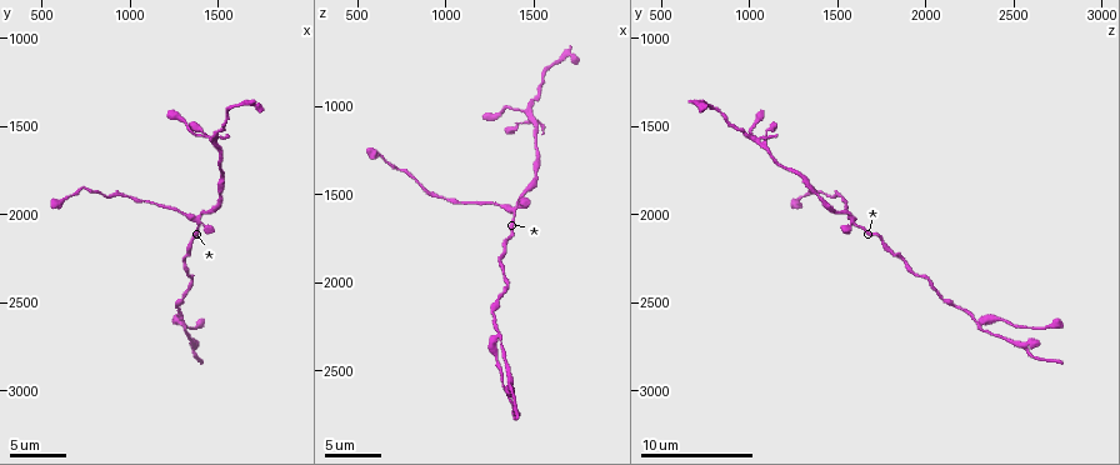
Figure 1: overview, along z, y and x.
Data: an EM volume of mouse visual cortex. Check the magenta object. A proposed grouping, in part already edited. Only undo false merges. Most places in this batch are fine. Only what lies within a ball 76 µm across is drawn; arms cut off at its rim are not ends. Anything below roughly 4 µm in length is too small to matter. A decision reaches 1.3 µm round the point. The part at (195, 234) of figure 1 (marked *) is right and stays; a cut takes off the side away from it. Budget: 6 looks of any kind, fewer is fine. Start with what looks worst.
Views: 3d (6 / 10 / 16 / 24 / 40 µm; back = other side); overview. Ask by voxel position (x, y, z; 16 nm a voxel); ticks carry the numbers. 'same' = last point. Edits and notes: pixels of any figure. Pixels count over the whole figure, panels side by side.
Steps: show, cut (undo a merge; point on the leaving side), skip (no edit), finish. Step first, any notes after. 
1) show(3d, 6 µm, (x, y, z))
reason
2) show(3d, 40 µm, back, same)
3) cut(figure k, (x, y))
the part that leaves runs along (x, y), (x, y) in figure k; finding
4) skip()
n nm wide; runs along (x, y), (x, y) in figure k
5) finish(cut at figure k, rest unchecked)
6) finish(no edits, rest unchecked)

show(3d, 6 µm, (1380, 2020, 1560))
four arms meet

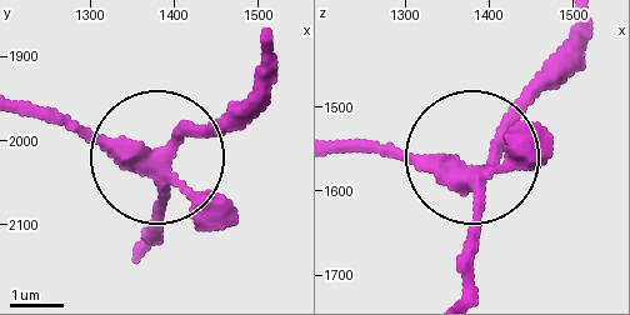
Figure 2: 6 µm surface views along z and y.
skip()
side arm 16 µm; runs along (466, 249), (480, 185), (466, 163), (350, 145) in figure 2; one neuron here

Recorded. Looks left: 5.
show(3d, 10 µm, (1320, 2640, 2320))
three arms meet

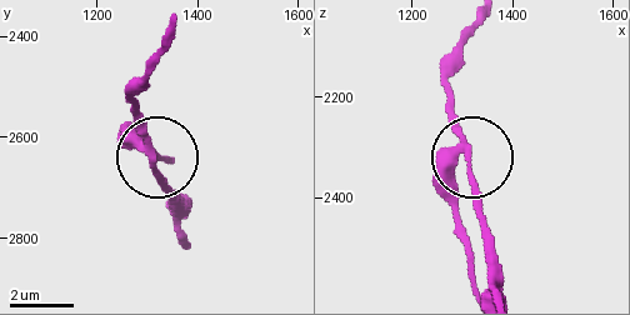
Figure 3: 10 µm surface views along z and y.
cut(figure 3, (436, 184))
3 arms; the part that leaves runs along (459, 149), (451, 210), (475, 291) in figure 3; two neurons meet here

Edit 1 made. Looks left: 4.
show(overview)

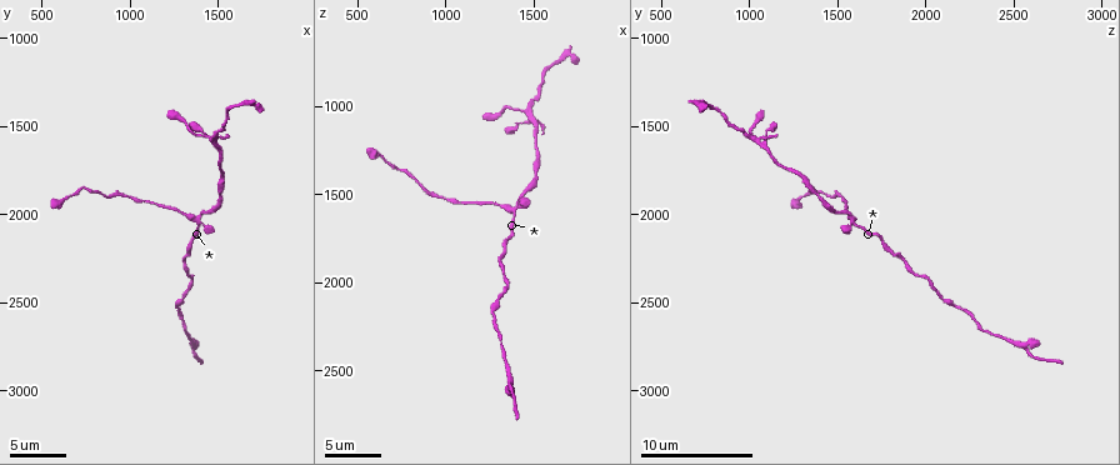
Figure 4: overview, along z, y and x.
show(3d, 16 µm, (1460, 1560, 1020))
thin arm on a thick one

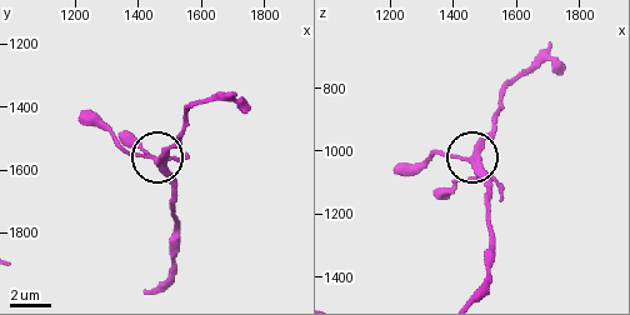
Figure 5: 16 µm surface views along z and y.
skip()
3 arms; runs along (480, 293), (490, 243), (489, 176), (465, 156), (426, 156) in figure 5; continuous, no second neuron

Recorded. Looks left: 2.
finish(cut at figure 3, rest unchecked)

